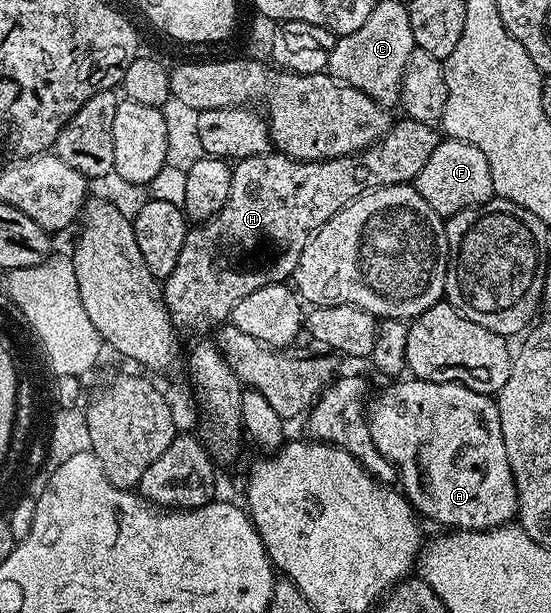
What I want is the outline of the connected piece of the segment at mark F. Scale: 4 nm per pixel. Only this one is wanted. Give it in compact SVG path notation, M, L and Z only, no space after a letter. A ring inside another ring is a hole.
M451 137L437 147L426 165L422 165L422 173L418 173L414 186L430 209L441 217L456 215L471 207L483 207L496 195L494 177L490 177L490 161L486 161L482 149Z

